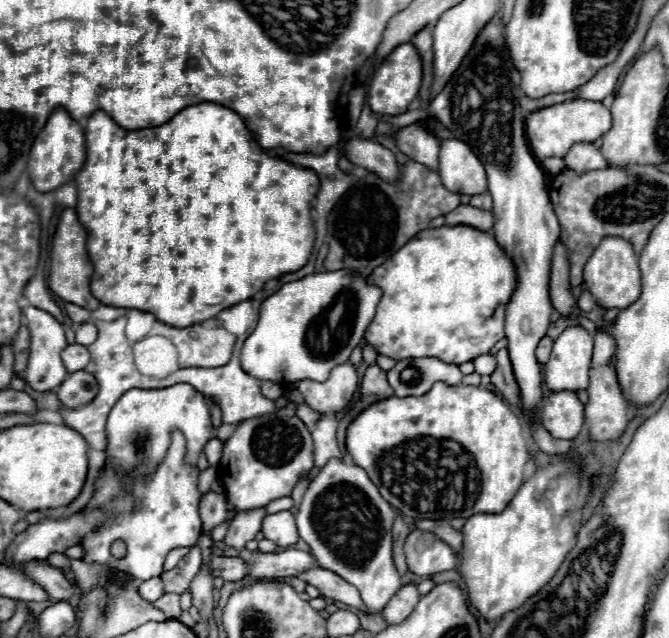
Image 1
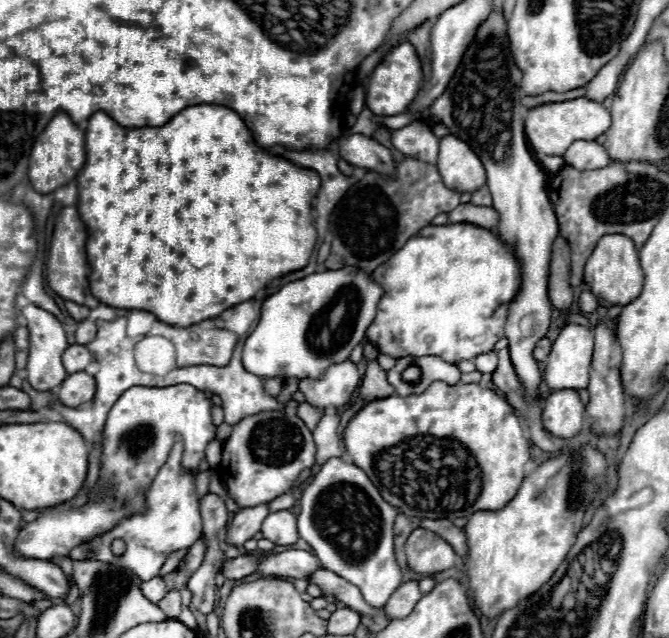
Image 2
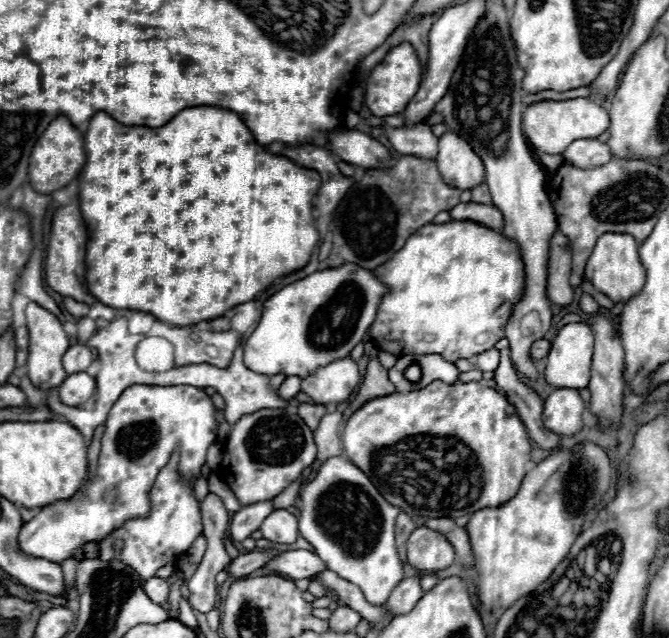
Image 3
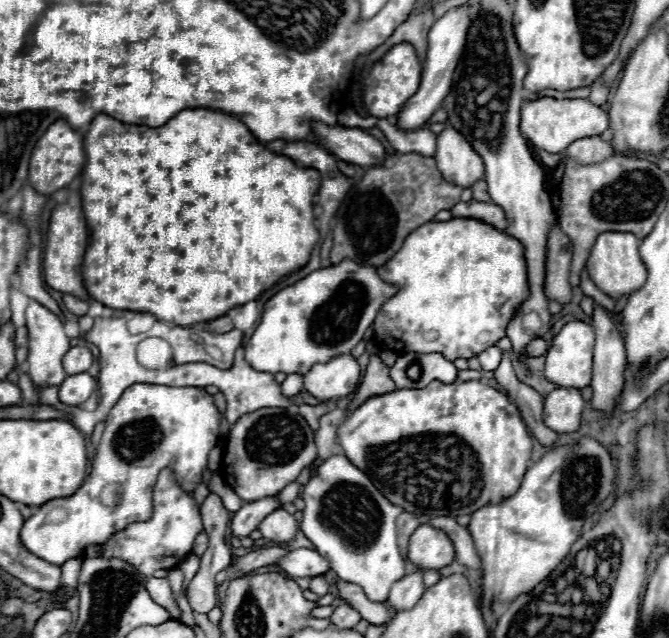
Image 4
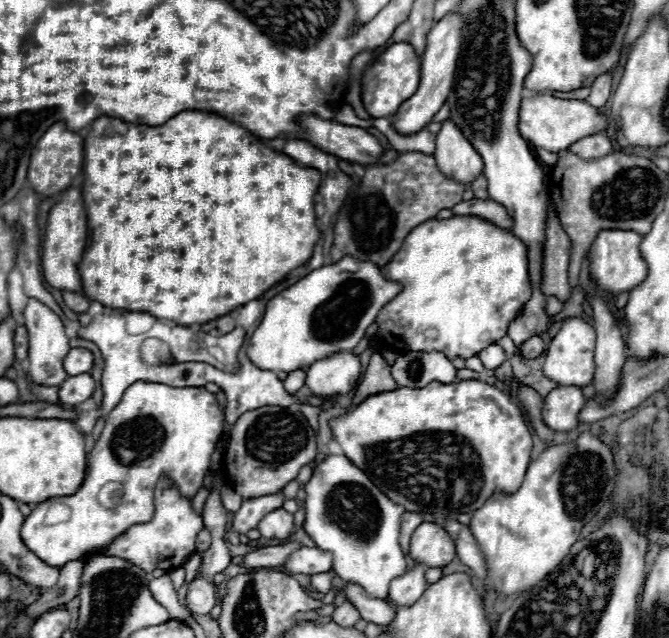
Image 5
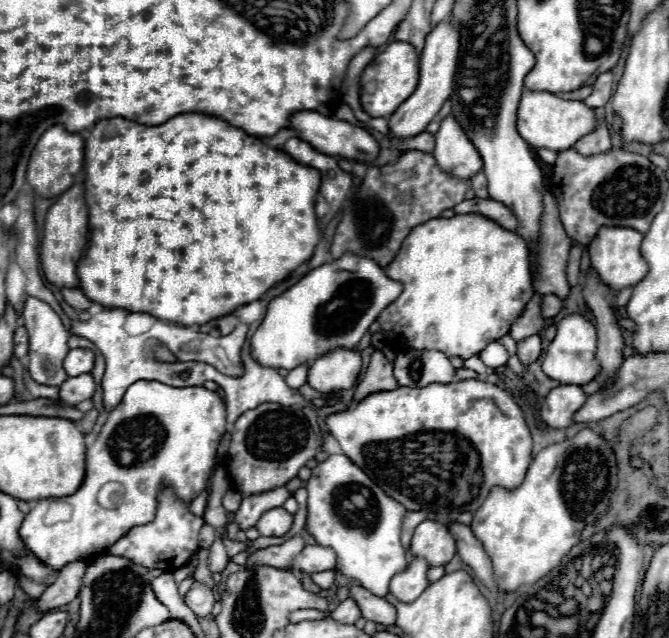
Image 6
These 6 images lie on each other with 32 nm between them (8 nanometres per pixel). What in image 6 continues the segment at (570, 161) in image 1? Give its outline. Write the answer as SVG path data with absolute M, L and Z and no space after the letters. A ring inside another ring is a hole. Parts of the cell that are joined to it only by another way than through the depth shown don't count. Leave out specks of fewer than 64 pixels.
M596 108L594 110L596 118L598 118L598 126L582 136L572 148L578 150L580 154L600 154L600 152L606 152L612 148L612 142L610 142L610 130L608 130L608 124L606 124L606 116L604 116L604 108Z

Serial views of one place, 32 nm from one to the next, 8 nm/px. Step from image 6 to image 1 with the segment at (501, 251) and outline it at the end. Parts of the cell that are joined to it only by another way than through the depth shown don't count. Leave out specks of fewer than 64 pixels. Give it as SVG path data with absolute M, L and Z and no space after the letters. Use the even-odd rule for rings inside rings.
M472 226L426 228L384 262L384 274L382 266L372 274L368 282L382 288L384 296L378 302L376 318L368 326L364 338L378 354L394 360L434 356L450 364L462 364L488 354L492 346L504 338L506 304L518 286L518 274L512 258L488 232Z

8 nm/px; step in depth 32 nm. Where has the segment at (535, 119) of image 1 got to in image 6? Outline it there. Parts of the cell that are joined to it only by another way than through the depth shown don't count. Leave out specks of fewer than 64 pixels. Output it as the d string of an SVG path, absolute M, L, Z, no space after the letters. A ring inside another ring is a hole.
M526 90L522 94L520 106L518 106L518 134L534 148L548 148L548 150L568 150L582 138L582 134L588 134L596 126L594 108L588 108L580 100L562 100L550 92L536 92Z

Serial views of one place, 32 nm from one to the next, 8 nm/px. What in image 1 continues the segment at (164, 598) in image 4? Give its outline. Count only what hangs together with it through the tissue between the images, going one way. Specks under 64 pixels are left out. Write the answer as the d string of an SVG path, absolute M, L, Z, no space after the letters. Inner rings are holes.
M150 578L150 580L144 580L140 586L138 586L138 592L142 594L142 598L146 598L148 602L156 602L158 598L164 596L164 584L160 578Z

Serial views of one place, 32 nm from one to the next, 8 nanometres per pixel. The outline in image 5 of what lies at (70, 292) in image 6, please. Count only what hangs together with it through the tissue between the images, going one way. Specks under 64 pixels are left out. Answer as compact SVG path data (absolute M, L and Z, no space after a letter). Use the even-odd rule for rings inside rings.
M64 290L62 296L64 296L66 306L70 306L70 308L72 308L74 312L78 312L78 314L86 312L88 306L90 306L90 300L88 300L84 294L80 294L80 292L68 292L68 290Z

